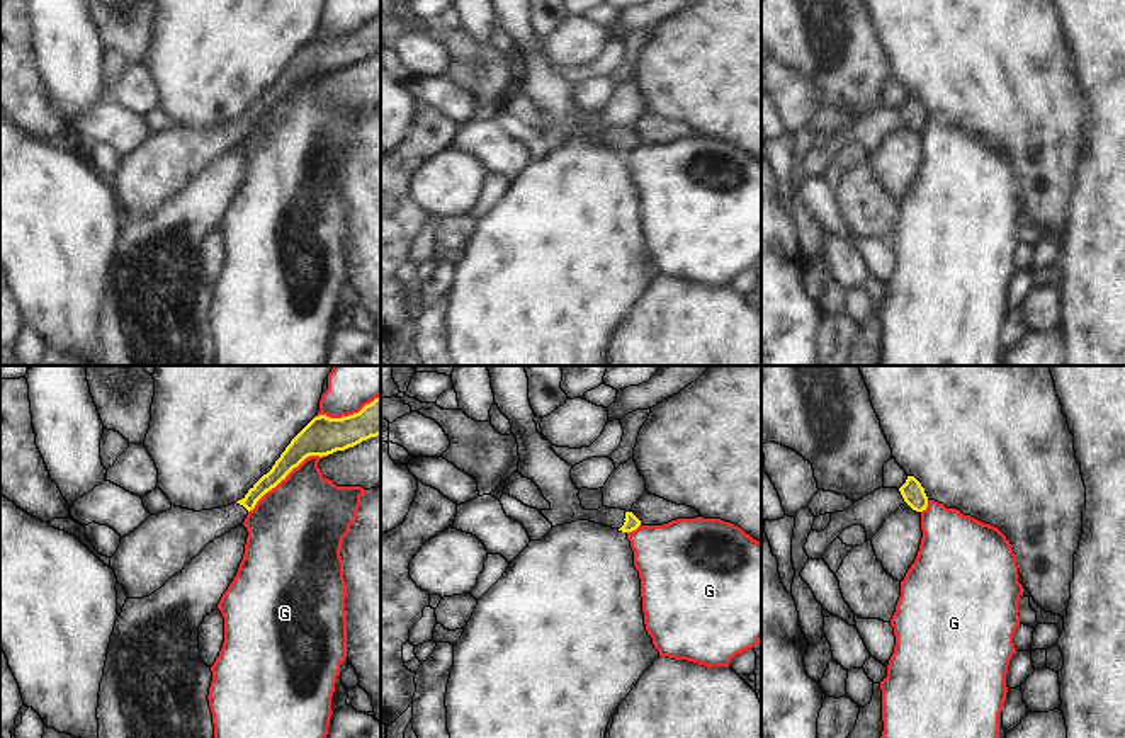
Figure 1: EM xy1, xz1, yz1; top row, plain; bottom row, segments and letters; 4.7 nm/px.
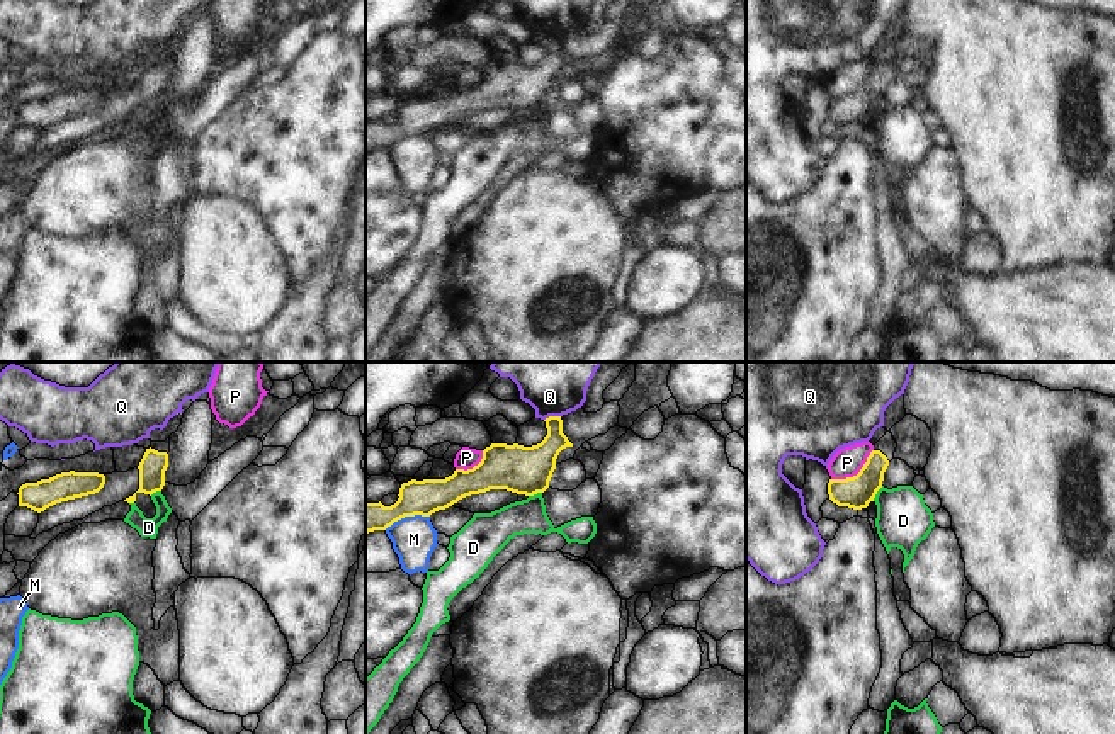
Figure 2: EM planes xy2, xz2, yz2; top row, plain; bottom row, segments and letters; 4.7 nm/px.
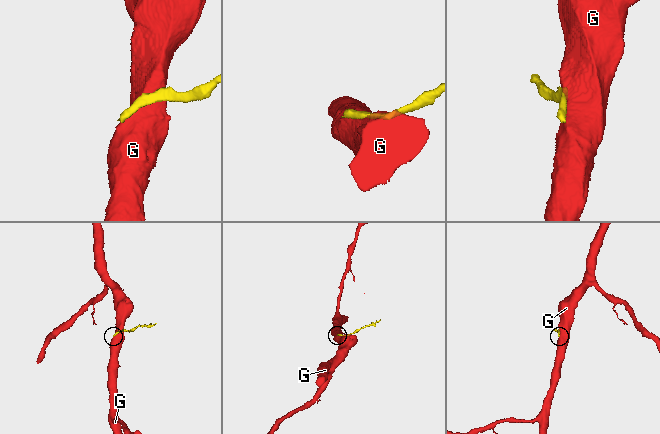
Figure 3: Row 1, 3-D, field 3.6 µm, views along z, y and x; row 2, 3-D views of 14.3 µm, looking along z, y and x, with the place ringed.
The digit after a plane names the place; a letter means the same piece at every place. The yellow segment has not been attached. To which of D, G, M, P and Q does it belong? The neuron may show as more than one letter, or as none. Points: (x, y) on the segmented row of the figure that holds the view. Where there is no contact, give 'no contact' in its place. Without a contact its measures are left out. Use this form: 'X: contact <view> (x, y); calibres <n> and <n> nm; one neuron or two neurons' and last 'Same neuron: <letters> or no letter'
D: contact yz2 (876, 493); calibres 150 and 260 nm; two neurons
G: contact xy1 (288, 473); calibres 180 and 420 nm; two neurons
M: contact xz2 (407, 515); calibres 160 and 220 nm; two neurons
P: contact yz2 (857, 474); calibres 150 and 140 nm; two neurons
Q: contact xz2 (551, 417); calibres 190 and 400 nm; two neurons
Same neuron: no letter

